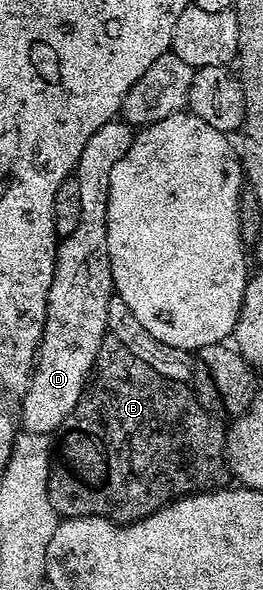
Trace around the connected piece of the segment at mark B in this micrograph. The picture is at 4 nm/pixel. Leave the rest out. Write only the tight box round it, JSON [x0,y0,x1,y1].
[48,336,230,524]

